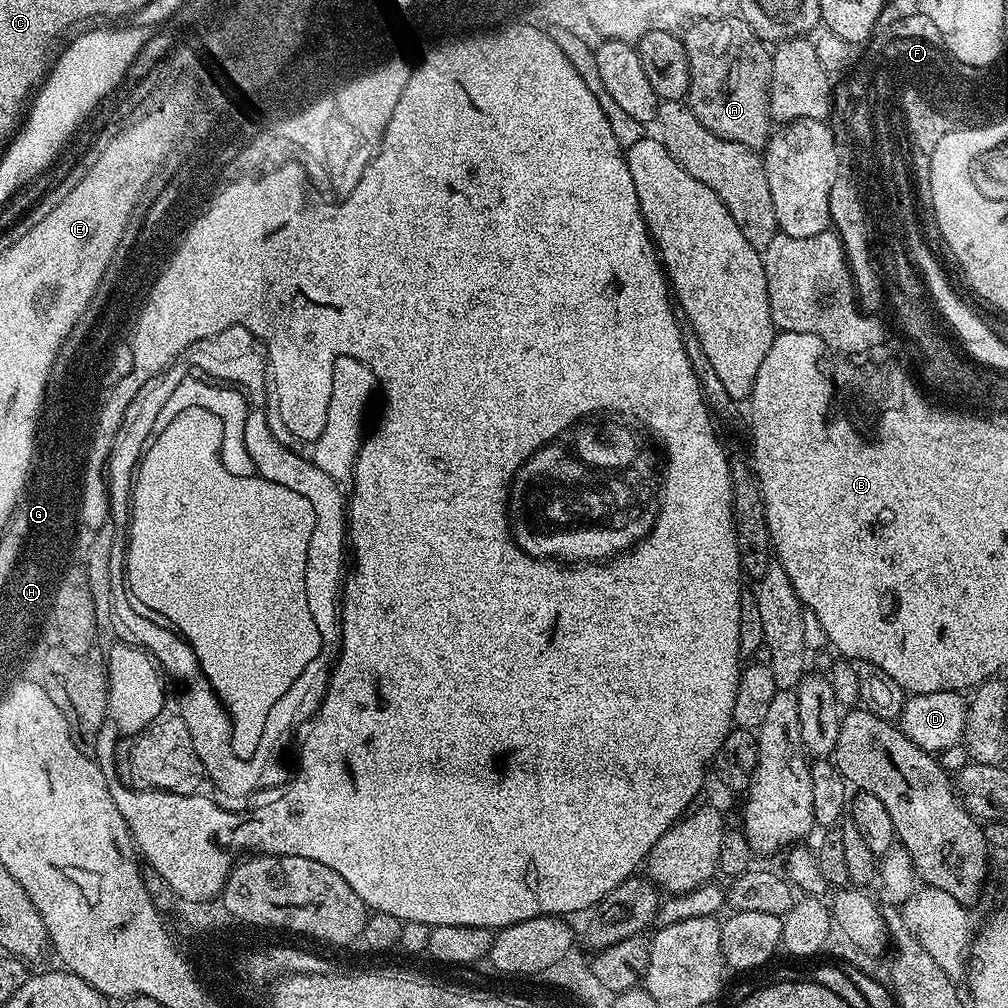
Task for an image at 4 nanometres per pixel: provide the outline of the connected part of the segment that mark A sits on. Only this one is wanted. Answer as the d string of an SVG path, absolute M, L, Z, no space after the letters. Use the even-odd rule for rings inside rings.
M739 15L718 18L717 20L693 20L683 29L682 39L686 58L690 62L690 86L686 103L694 118L706 126L718 138L738 142L747 148L763 149L769 136L774 132L774 121L768 95L772 77L772 53L769 45L759 40L750 26Z

